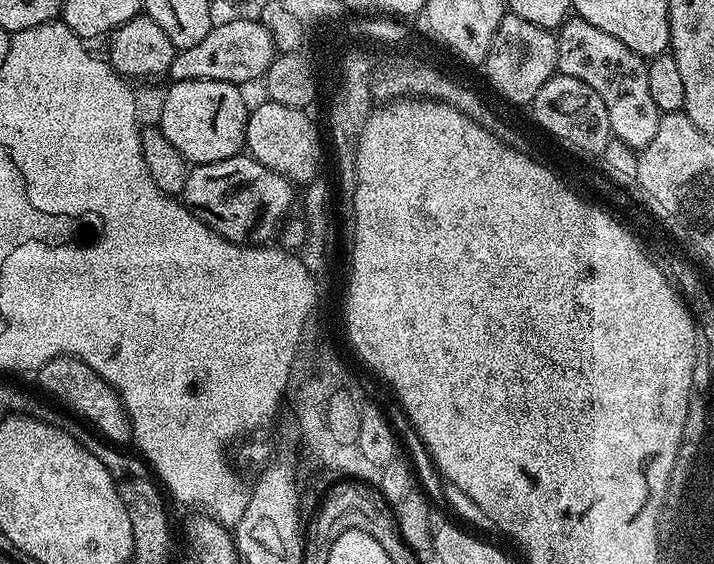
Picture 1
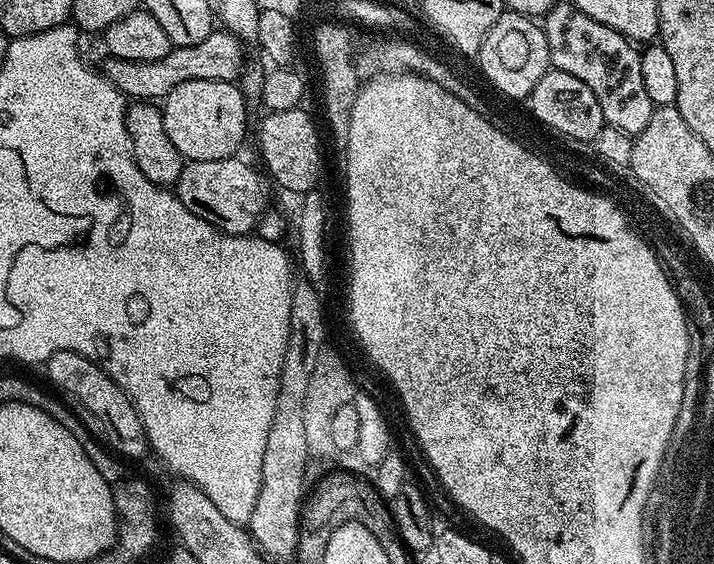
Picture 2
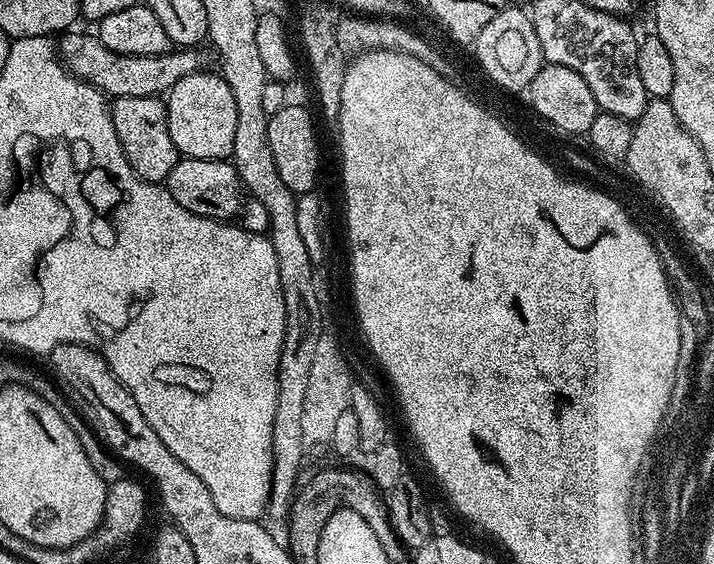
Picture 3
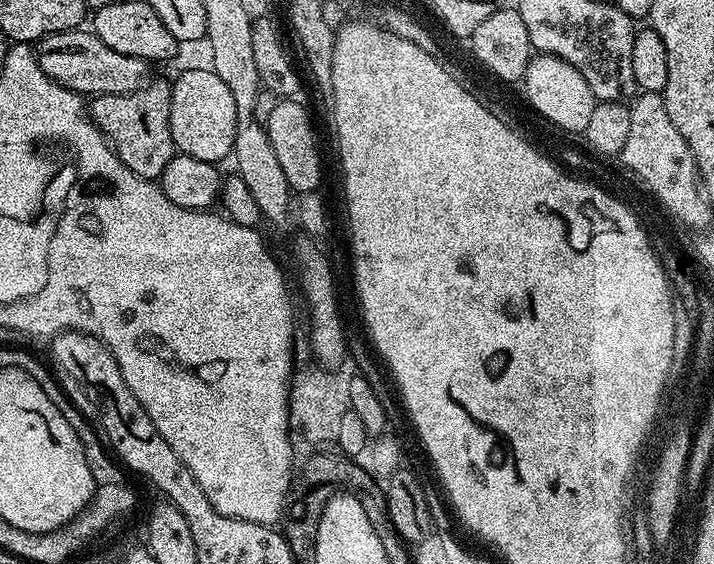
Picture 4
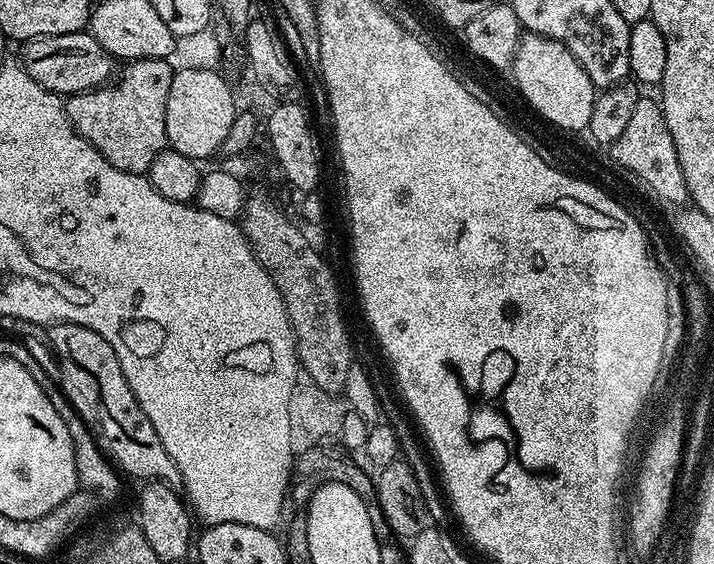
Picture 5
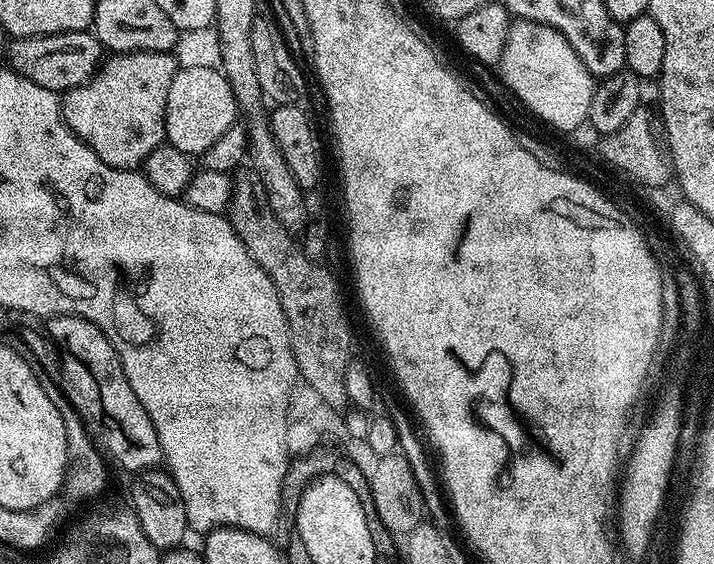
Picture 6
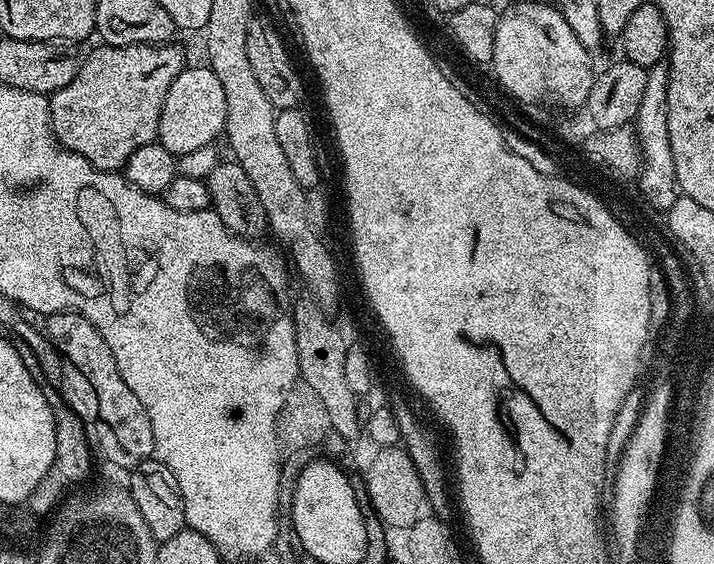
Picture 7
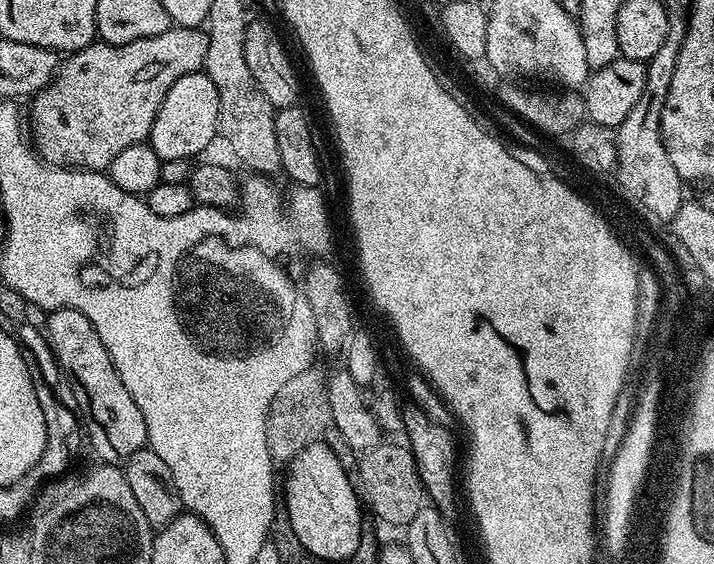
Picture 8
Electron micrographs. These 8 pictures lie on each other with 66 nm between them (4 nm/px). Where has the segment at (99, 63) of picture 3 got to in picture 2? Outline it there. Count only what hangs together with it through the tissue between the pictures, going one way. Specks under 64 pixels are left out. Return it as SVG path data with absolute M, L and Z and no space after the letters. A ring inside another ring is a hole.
M214 30L202 42L194 42L194 46L173 47L166 58L154 62L130 62L117 56L105 59L103 71L108 80L126 98L136 102L156 102L167 96L174 86L191 80L230 80L241 79L246 67L241 41L230 32Z

